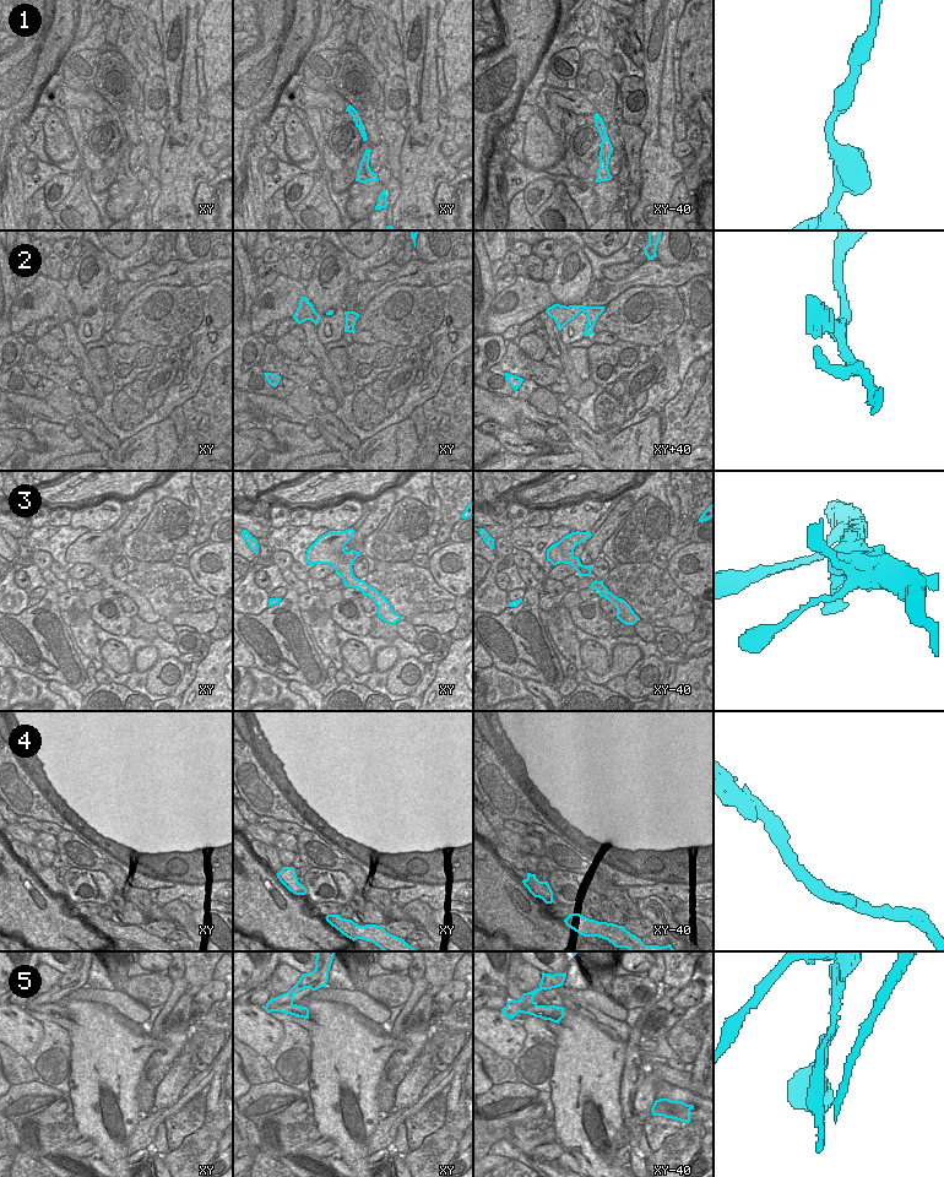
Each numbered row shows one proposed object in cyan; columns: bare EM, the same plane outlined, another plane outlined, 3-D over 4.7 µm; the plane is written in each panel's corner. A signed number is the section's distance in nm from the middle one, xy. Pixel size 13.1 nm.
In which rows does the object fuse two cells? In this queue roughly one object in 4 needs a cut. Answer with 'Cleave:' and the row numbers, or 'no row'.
Cleave: 5.

